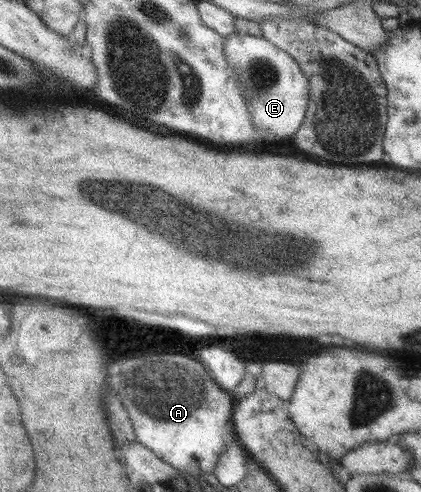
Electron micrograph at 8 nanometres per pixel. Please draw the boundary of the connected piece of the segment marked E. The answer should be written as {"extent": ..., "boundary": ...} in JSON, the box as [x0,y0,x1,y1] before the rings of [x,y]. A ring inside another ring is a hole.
{"extent":[222,31,309,143],"boundary":[[[236,31],[224,36],[222,50],[228,66],[236,74],[254,128],[262,130],[270,139],[276,139],[276,143],[282,143],[278,141],[282,137],[293,136],[302,124],[309,102],[306,77],[294,58],[263,37],[239,34]]]}

